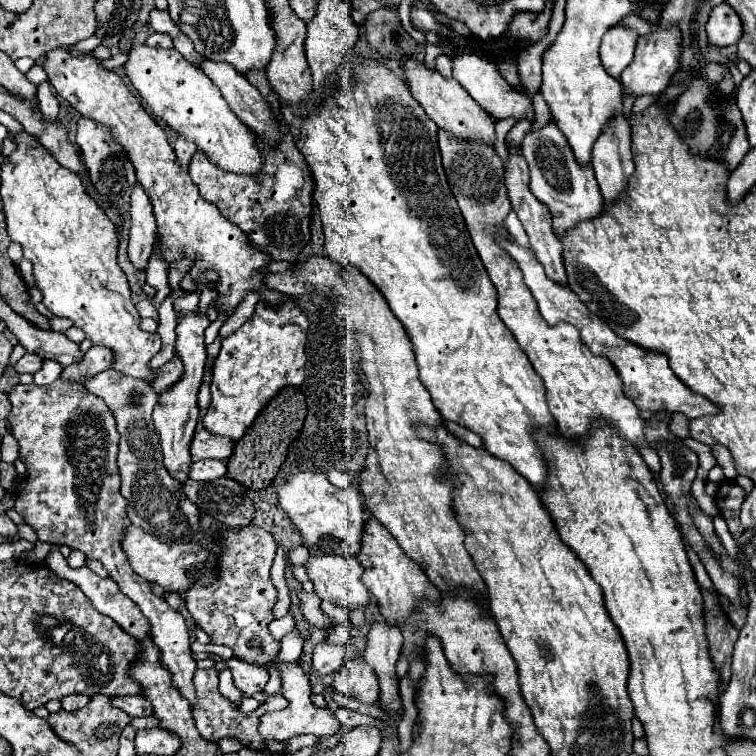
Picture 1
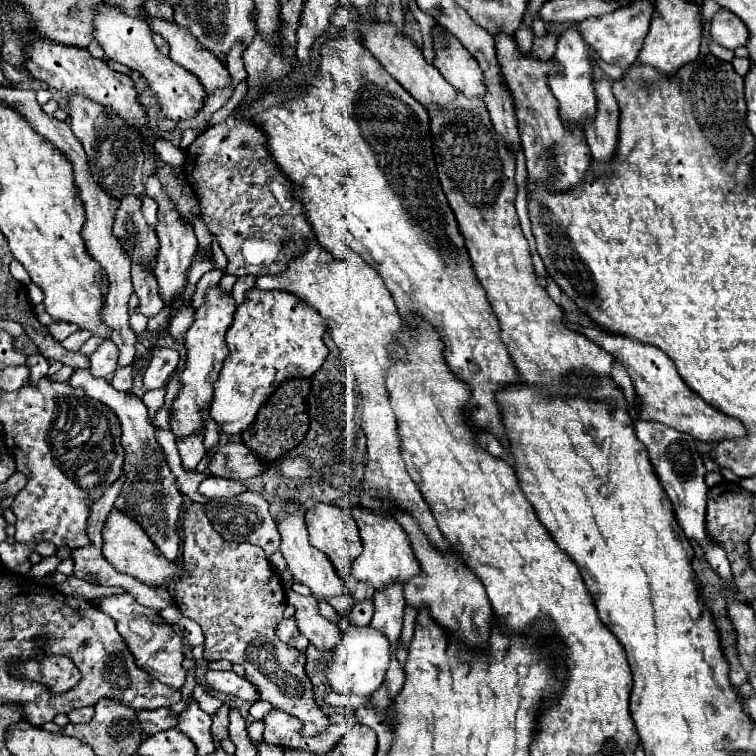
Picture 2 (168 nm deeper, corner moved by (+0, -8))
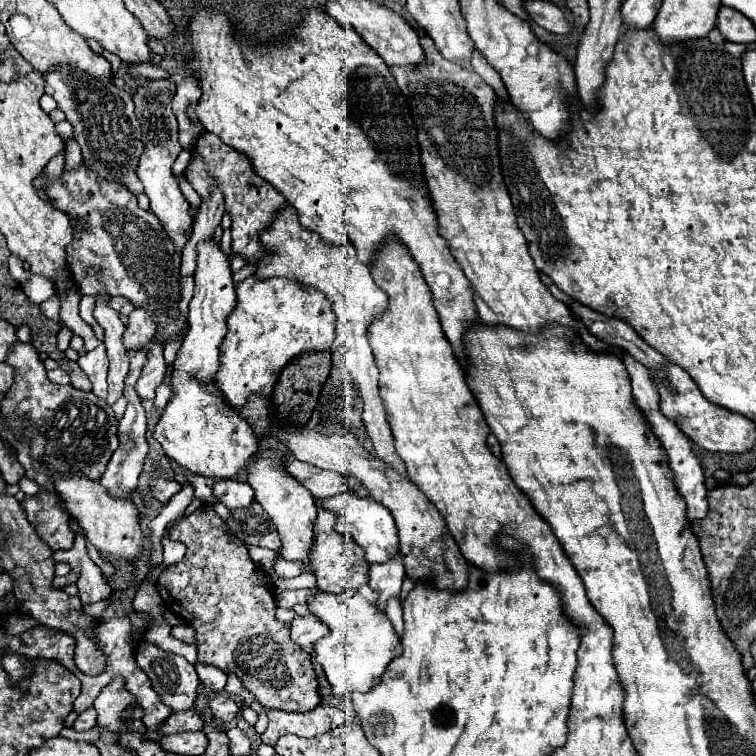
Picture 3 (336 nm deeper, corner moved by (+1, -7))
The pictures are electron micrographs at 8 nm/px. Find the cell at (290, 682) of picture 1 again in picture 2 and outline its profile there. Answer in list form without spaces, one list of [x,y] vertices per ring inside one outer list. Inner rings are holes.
[[[191,504],[187,508],[187,518],[183,522],[183,572],[175,588],[175,604],[183,616],[195,620],[205,634],[205,654],[207,662],[229,660],[231,664],[241,664],[245,668],[245,678],[255,684],[259,696],[271,702],[275,708],[301,720],[301,736],[317,736],[329,728],[329,718],[313,700],[313,686],[305,674],[305,654],[283,644],[277,638],[277,624],[283,620],[285,610],[285,588],[269,564],[261,546],[249,542],[227,542],[209,524],[203,506]]]

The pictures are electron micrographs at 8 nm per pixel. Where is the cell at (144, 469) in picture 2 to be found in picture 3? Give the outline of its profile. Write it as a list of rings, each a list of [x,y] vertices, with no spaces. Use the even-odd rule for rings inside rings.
[[[154,479],[154,483],[152,483],[152,491],[150,491],[150,493],[152,493],[162,505],[166,505],[166,503],[172,499],[172,495],[176,495],[180,489],[182,489],[182,485],[176,483],[176,481]]]

